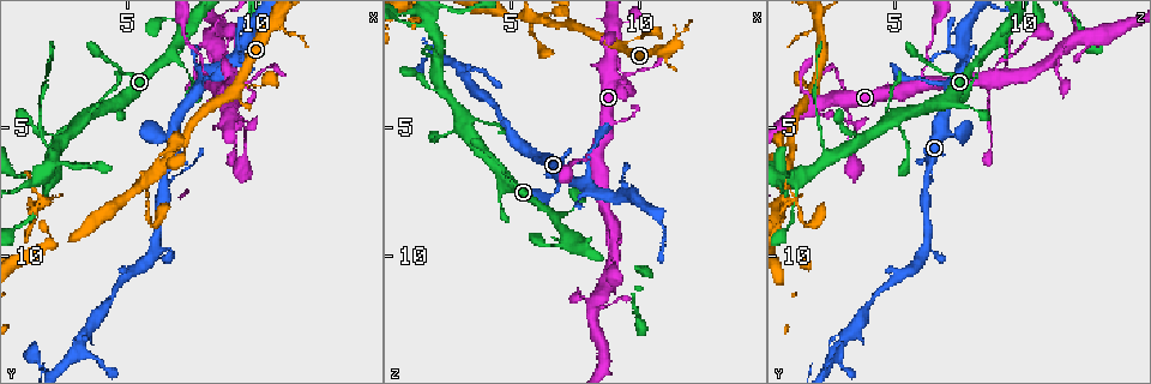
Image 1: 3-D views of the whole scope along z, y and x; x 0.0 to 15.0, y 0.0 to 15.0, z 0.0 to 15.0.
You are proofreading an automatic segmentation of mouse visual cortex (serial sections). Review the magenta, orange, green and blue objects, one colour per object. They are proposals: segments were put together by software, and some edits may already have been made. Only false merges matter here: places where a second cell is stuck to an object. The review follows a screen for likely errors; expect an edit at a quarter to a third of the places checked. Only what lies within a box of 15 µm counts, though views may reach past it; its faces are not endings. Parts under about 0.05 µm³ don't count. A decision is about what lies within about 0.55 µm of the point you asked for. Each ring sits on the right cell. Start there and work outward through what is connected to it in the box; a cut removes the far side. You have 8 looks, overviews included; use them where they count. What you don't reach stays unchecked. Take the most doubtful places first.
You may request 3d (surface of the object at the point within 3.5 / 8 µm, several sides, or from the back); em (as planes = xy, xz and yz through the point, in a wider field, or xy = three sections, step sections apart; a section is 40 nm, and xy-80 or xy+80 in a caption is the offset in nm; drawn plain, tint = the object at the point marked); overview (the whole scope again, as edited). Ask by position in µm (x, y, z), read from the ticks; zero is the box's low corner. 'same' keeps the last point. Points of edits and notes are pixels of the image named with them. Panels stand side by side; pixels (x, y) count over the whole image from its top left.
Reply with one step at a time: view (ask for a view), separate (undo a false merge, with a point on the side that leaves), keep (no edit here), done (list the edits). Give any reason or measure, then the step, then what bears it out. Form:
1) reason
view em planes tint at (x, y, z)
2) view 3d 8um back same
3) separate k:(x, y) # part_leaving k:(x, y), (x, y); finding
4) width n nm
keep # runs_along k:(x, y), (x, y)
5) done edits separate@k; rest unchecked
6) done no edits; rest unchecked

three-way junction
view 3d 8um at (2.2, 6.2, 2.4)

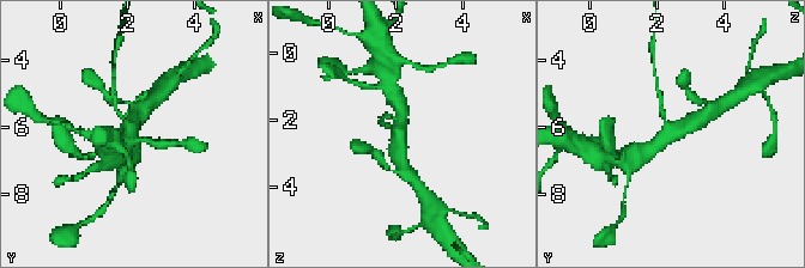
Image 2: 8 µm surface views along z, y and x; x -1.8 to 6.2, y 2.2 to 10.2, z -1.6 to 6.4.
need the tissue
view em xy step 2 tint at (2.1, 6.2, 2.4)

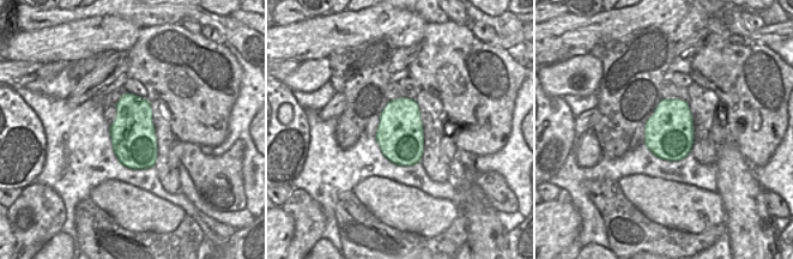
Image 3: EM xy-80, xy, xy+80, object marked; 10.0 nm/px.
arm_widths 150, 450, 500 nm
separate 2:(660, 95) # part_leaving 2:(664, 120), (655, 73); a second cell is stuck on

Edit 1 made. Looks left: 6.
redraw
view overview

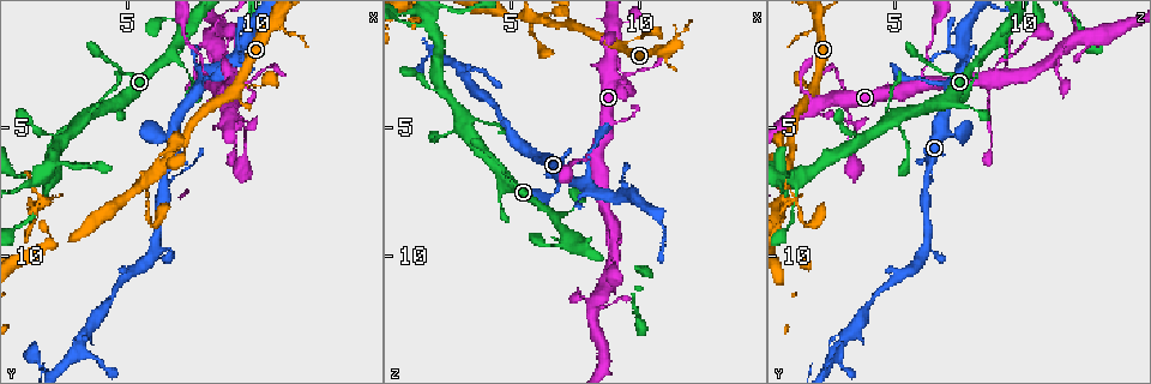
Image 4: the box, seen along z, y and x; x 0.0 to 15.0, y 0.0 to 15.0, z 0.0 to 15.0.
looks like a crossing
view 3d 8um at (8.1, 1.7, 11.8)

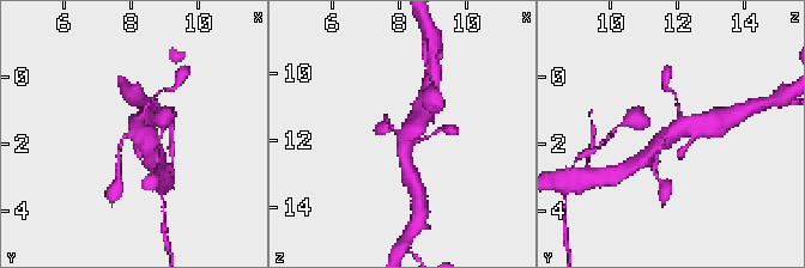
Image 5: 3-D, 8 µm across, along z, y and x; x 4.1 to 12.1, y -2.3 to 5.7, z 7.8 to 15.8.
zoom in
view 3d 3.5um at (8.0, 1.8, 11.8)

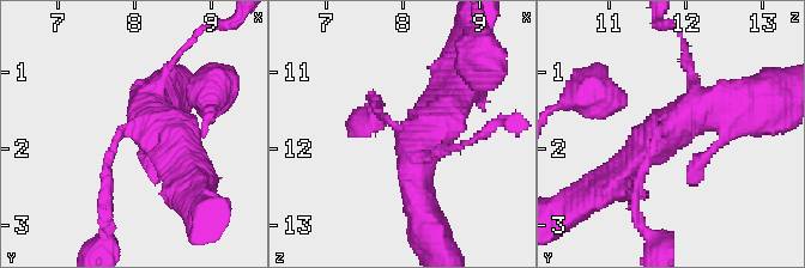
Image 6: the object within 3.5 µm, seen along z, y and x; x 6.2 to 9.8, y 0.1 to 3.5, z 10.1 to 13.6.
need the tissue
view em xy step 3 tint at (8.10, 1.80, 11.75)

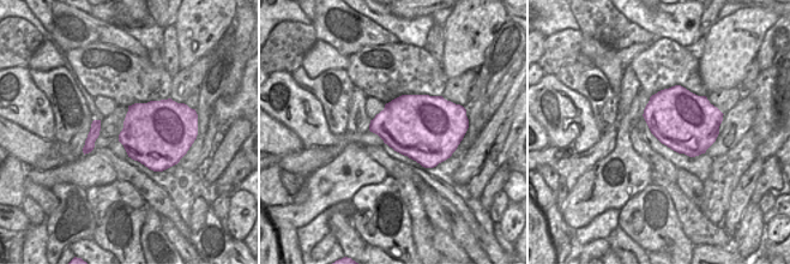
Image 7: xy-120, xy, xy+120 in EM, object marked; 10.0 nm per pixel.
arms 4; arm_widths 100, 150, 400, 450 nm
keep # runs_along 6:(617, 177), (684, 115), (737, 104); continuous, no second cell

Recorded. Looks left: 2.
sudden change in width
view 3d 3.5um at (7.3, 5.5, 0.9)

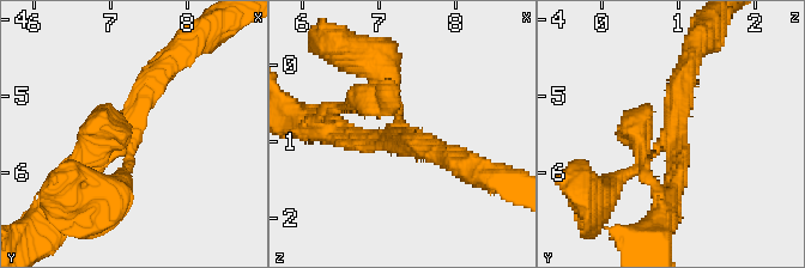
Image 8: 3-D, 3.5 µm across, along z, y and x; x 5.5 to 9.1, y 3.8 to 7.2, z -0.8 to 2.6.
now the EM
view em xy step 3 tint at (7.20, 5.55, 0.95)

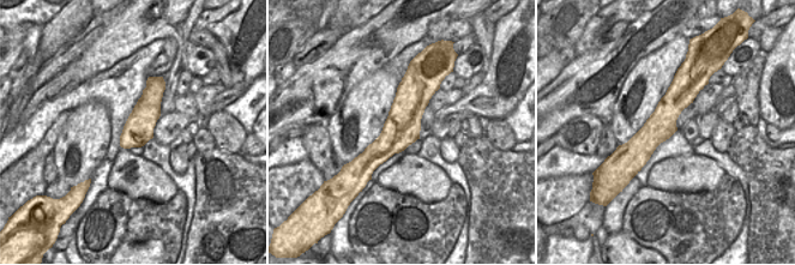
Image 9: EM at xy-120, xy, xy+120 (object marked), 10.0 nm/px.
arm_widths 150, 250, 350 nm
keep # runs_along 8:(161, 71), (128, 133), (65, 200); one cell here

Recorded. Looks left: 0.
done edits separate@2; rest unchecked

